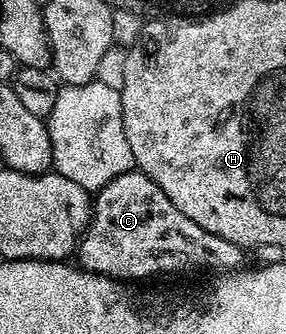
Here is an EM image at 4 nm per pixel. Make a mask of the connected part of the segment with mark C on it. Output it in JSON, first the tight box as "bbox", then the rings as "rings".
{"bbox":[75,171,247,283],"rings":[[[130,171],[113,178],[111,182],[95,193],[93,218],[89,220],[85,236],[82,237],[80,245],[77,246],[75,261],[80,268],[86,269],[88,273],[97,273],[101,277],[116,277],[117,280],[126,283],[141,283],[144,282],[141,281],[144,277],[153,277],[156,273],[193,273],[196,269],[236,271],[246,264],[245,257],[247,257],[246,250],[241,249],[235,243],[227,243],[227,239],[219,239],[219,235],[211,235],[211,231],[203,231],[203,227],[199,227],[199,223],[187,219],[187,215],[183,215],[183,211],[179,211],[179,207],[175,207],[175,203],[171,203],[171,199],[167,199],[167,195],[163,195],[163,191],[159,191],[157,184],[151,179],[147,179],[147,175],[143,175],[140,171]]]}

